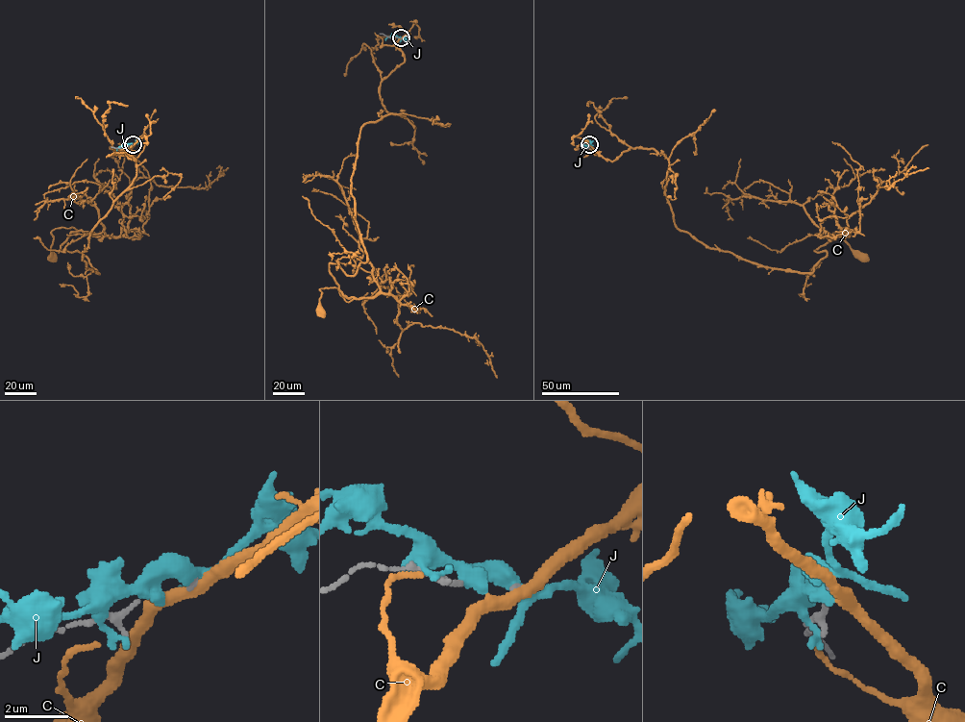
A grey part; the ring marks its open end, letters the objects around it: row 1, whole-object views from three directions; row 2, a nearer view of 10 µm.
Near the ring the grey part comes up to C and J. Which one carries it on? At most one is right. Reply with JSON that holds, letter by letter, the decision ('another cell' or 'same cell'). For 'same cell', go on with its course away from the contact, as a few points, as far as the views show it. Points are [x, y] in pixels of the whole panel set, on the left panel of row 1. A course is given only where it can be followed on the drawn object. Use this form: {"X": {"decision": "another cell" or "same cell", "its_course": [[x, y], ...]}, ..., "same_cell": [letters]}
{"C": {"decision": "another cell"}, "J": {"decision": "another cell"}, "same_cell": []}

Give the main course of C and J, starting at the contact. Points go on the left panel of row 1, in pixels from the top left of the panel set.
C: (132, 144), (83, 252), (98, 273), (61, 249), (91, 232), (54, 229), (52, 257)
J: (133, 144), (119, 146), (116, 150)

